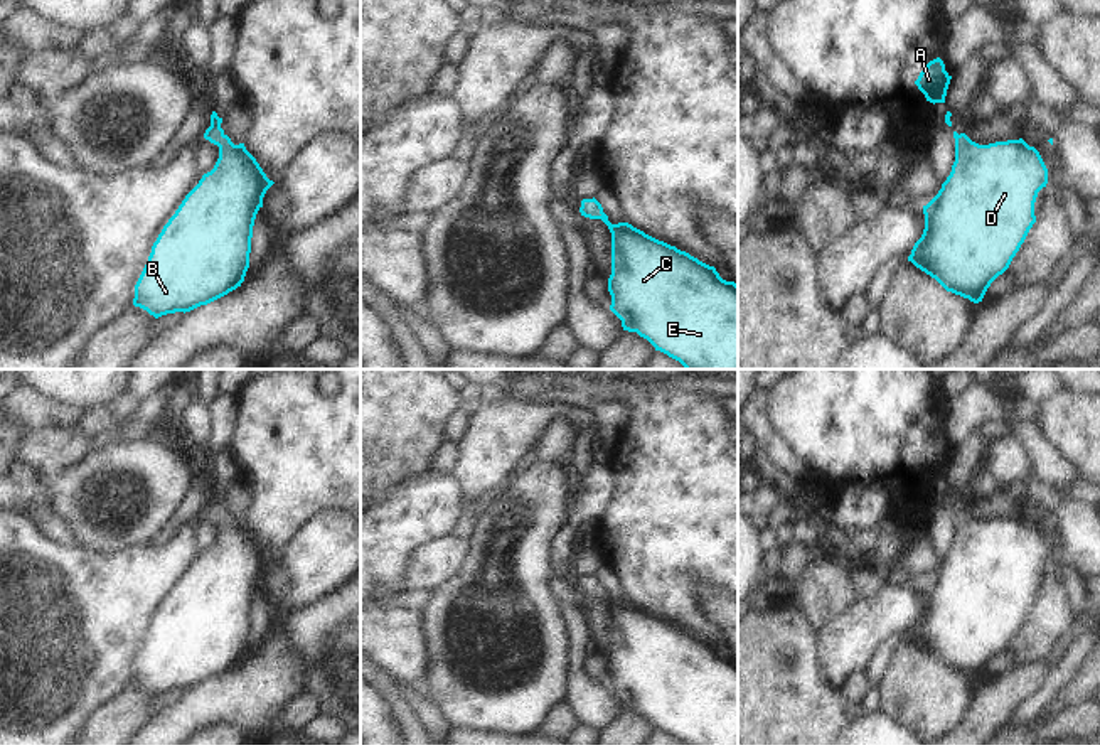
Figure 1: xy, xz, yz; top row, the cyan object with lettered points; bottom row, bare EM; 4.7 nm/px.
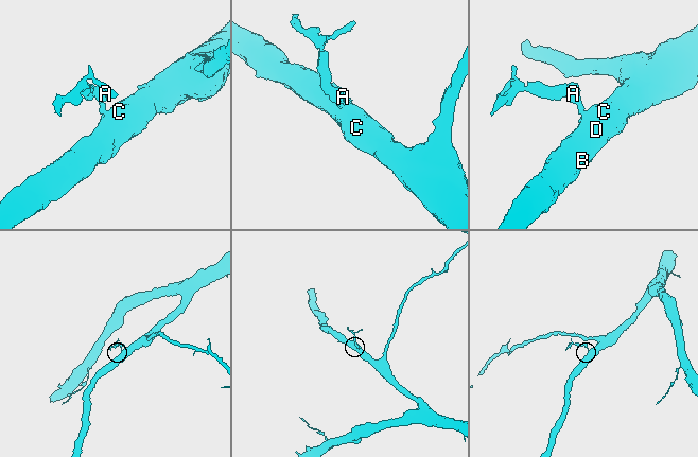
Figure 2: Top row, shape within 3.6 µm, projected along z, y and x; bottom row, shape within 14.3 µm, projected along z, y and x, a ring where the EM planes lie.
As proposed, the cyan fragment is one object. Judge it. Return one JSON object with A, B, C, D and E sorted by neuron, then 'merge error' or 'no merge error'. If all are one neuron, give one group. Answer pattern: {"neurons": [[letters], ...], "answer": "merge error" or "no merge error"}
{"neurons": [["A", "B", "C", "D", "E"]], "answer": "no merge error"}

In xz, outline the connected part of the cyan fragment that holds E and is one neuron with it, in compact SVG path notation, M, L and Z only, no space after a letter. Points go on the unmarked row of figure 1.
M595 575L583 576L579 590L590 597L601 597L611 610L610 688L622 698L623 708L637 710L655 728L679 738L684 745L738 745L738 662L734 659L723 657L714 644L645 612L628 600L611 602Z

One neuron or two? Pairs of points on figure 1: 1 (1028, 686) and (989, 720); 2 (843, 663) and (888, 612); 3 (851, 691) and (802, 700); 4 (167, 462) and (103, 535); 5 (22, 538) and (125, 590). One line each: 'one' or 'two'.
1: one
2: one
3: two
4: one
5: one

